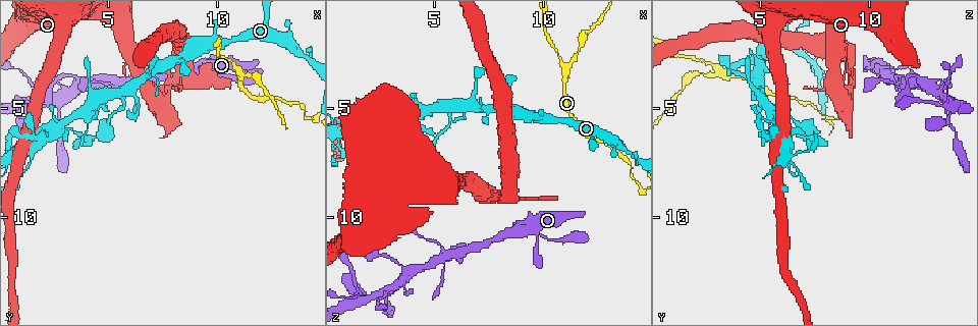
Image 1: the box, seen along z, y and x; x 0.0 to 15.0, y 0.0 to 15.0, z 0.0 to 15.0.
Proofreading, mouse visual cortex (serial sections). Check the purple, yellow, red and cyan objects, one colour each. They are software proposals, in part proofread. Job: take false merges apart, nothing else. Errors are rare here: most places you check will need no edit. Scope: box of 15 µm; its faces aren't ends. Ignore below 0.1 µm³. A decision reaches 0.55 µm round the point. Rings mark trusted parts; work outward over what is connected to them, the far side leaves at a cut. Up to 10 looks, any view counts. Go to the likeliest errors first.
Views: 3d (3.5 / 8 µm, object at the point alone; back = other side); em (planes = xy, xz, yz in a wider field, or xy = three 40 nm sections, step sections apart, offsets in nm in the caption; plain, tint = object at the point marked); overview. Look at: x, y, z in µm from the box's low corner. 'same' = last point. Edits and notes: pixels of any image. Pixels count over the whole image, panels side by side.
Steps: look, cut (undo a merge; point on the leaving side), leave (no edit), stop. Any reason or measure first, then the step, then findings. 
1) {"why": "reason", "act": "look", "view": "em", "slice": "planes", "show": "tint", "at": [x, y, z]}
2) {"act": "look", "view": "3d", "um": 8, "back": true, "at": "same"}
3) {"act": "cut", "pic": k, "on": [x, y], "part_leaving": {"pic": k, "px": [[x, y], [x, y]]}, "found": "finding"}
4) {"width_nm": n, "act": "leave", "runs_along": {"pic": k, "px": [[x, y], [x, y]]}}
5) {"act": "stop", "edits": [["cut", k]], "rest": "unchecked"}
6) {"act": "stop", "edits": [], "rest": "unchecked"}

{"act": "look", "view": "3d", "um": 3.5, "at": [11.0, 3.2, 3.1]}

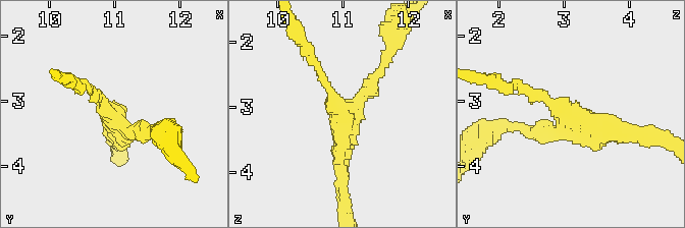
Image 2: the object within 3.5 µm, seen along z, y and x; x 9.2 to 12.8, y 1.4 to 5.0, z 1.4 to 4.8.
{"arms": 3, "arm_widths_nm": [150, 200, 250], "act": "look", "view": "em", "slice": "xy", "step": 3, "show": "tint", "at": [11.05, 3.30, 3.10]}

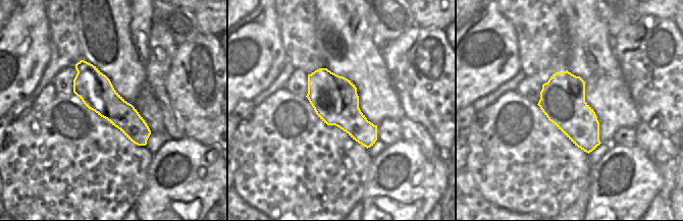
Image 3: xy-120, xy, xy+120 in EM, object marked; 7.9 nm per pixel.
{"act": "leave", "runs_along": {"pic": 2, "px": [[344, 181], [344, 116], [380, 66]]}, "found": "continuous, no second cell"}

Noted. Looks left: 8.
{"why": "four or more arms meet", "act": "look", "view": "3d", "um": 3.5, "at": [1.5, 4.9, 13.5]}

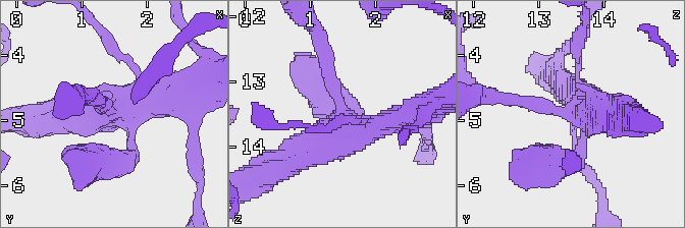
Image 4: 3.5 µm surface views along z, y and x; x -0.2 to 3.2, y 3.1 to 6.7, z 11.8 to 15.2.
{"act": "leave", "runs_along": {"pic": 4, "px": [[412, 114], [290, 158]]}, "found": "all the same cell"}

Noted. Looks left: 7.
{"why": "arms part here", "act": "look", "view": "3d", "um": 3.5, "back": true, "at": [4.4, 4.5, 5.1]}

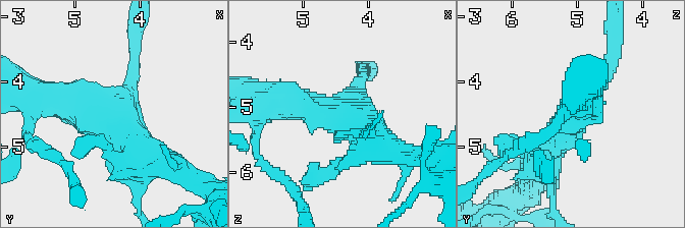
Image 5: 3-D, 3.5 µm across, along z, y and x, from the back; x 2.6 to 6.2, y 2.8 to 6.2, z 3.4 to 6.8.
{"act": "leave", "runs_along": {"pic": 5, "px": [[45, 97], [99, 107], [155, 160]]}, "found": "one cell here"}

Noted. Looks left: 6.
{"why": "a narrow waist", "act": "look", "view": "3d", "um": 3.5, "at": [2.8, 6.2, 14.0]}

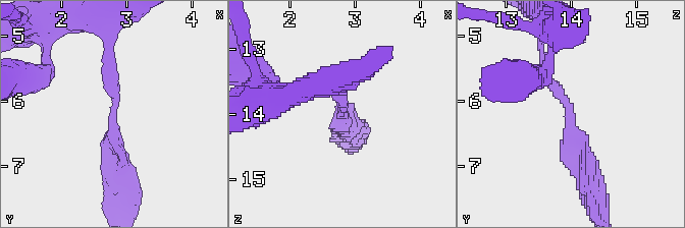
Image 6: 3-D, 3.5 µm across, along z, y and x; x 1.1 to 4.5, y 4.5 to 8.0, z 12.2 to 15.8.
{"arm_widths_nm": [150, 300], "act": "leave", "found": "all the same cell"}

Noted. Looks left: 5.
{"act": "stop", "edits": [], "rest": "unchecked"}

